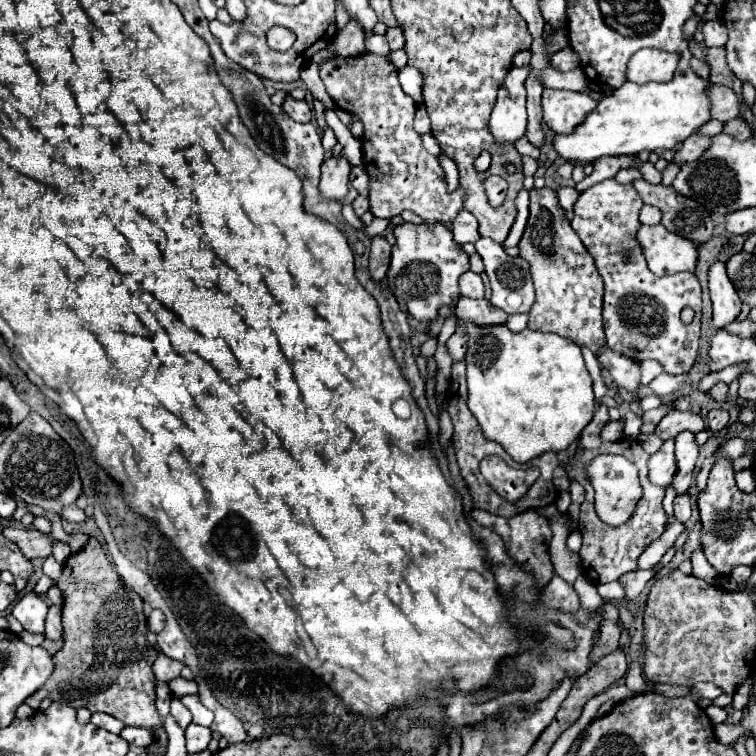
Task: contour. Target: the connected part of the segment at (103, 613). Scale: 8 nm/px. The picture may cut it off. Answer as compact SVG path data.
M90 537L86 549L66 561L56 585L64 591L62 625L66 643L54 655L56 671L26 703L38 709L40 701L48 697L74 709L86 707L92 713L102 711L114 715L124 725L148 727L148 731L156 735L156 745L166 747L166 733L154 705L156 677L152 675L152 663L158 651L146 641L142 599L124 587L96 537Z

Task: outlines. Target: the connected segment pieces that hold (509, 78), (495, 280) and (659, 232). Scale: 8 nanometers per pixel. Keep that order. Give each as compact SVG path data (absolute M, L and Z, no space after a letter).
M512 67L498 91L498 99L488 121L490 135L496 139L496 143L516 143L526 133L526 89L524 89L526 75L528 67Z
M478 239L474 243L476 253L482 257L484 267L486 267L486 275L490 279L492 285L492 305L504 309L506 313L528 313L532 309L534 303L534 285L532 285L532 277L530 277L530 267L522 257L510 257L502 245L498 245L492 239Z
M642 225L636 239L646 257L648 269L658 275L672 275L678 271L694 271L696 267L696 243L666 231L664 225Z

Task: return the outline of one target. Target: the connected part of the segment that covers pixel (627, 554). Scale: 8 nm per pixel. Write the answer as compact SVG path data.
M620 439L616 443L600 443L598 447L590 447L582 453L582 457L578 459L578 463L572 467L570 471L570 463L566 465L566 471L568 471L568 477L572 475L574 479L578 479L580 483L586 479L584 475L584 465L594 459L596 455L600 453L620 453L624 455L626 459L630 459L632 463L638 465L640 469L640 481L642 481L642 499L640 503L636 505L632 517L628 519L628 523L620 525L620 527L612 527L612 525L606 525L604 521L600 521L600 517L596 515L596 511L592 509L592 485L584 487L586 489L586 499L584 503L580 505L580 533L582 533L582 549L580 549L580 559L582 559L582 571L594 581L594 583L608 583L608 581L616 581L620 575L624 573L630 573L636 569L636 561L638 561L638 555L654 541L658 539L662 533L664 533L664 525L666 525L666 513L662 509L662 499L664 499L664 489L662 487L656 487L648 481L648 467L646 467L646 461L648 461L648 453L638 445L638 441L630 441L630 439Z

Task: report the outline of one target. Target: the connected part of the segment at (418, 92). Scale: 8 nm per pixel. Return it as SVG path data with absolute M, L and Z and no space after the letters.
M406 65L398 71L398 79L400 79L402 91L406 95L410 95L416 101L416 105L422 105L422 75L420 75L420 71Z

